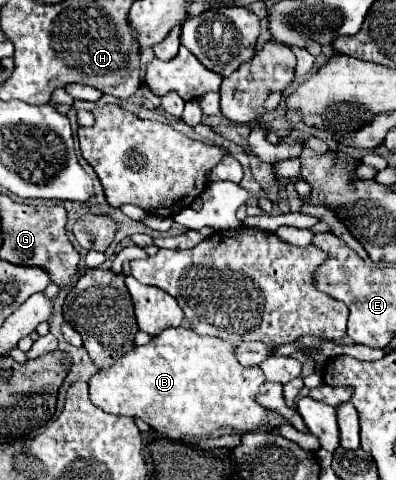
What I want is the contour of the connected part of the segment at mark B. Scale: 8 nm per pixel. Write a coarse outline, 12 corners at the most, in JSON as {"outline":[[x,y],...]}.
{"outline":[[167,329],[89,381],[171,437],[261,431],[265,375]]}

